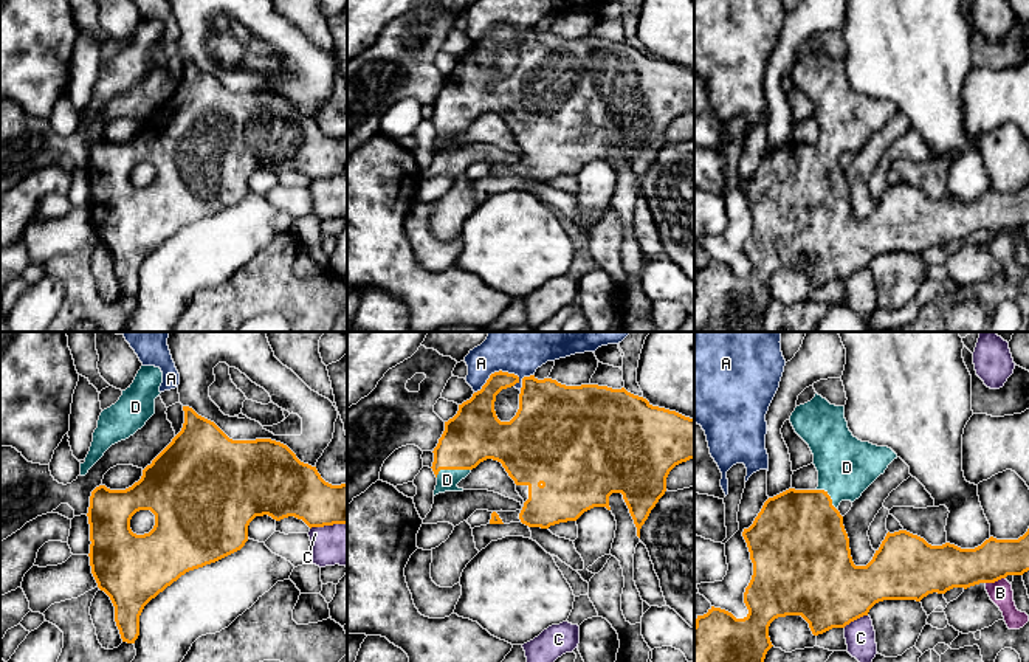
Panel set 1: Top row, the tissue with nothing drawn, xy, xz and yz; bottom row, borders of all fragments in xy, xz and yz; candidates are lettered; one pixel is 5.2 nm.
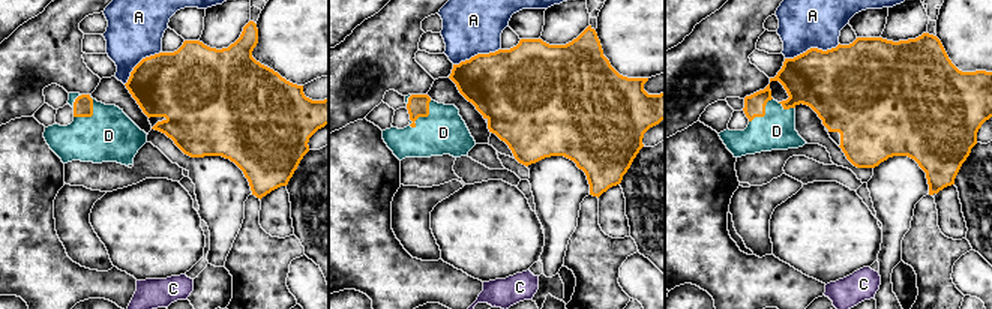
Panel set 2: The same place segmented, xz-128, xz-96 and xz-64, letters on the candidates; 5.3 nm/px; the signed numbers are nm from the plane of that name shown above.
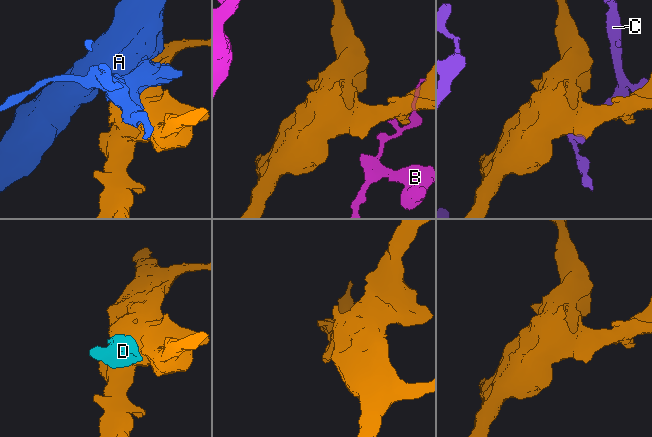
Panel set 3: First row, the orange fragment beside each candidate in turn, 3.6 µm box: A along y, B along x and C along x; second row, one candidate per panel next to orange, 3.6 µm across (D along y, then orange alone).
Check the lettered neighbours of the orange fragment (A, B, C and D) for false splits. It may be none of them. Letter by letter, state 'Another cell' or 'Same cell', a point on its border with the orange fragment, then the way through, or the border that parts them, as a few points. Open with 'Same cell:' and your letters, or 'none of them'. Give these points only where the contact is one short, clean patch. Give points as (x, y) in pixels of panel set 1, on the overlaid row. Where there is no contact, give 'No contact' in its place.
Same cell: D
A: Another cell. Touches orange at xz (501, 371)
B: Another cell. Touches orange at yz (995, 580)
C: Another cell. Touches orange at yz (854, 619)
D: Same cell. Touches orange at xz (451, 468). Path across: xz (474, 434), (457, 451), (451, 468), (447, 479)

